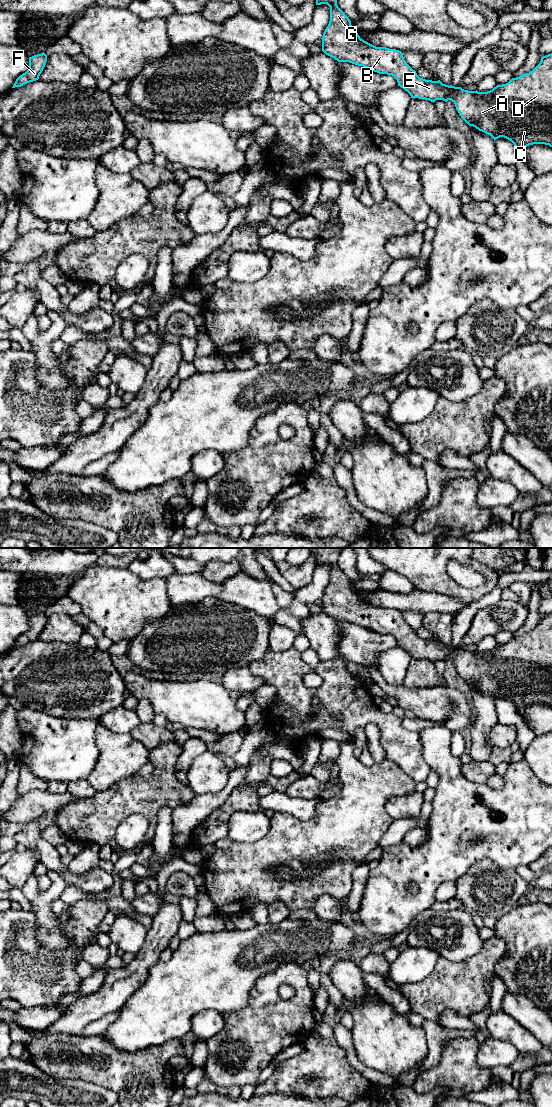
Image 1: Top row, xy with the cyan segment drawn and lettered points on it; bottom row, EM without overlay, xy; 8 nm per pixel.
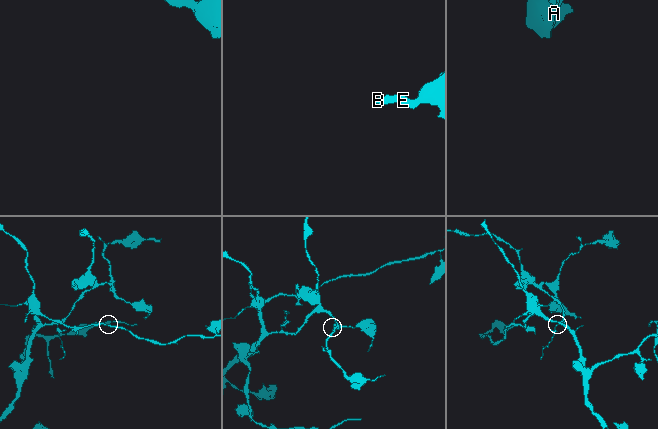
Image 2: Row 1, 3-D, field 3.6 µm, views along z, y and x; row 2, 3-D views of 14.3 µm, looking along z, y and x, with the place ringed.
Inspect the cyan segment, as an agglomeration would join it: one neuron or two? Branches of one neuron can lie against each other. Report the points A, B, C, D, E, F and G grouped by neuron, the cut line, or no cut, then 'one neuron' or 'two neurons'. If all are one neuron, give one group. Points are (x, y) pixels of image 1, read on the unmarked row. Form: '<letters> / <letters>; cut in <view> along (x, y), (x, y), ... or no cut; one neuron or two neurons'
A B C D E F G; no cut; one neuron

